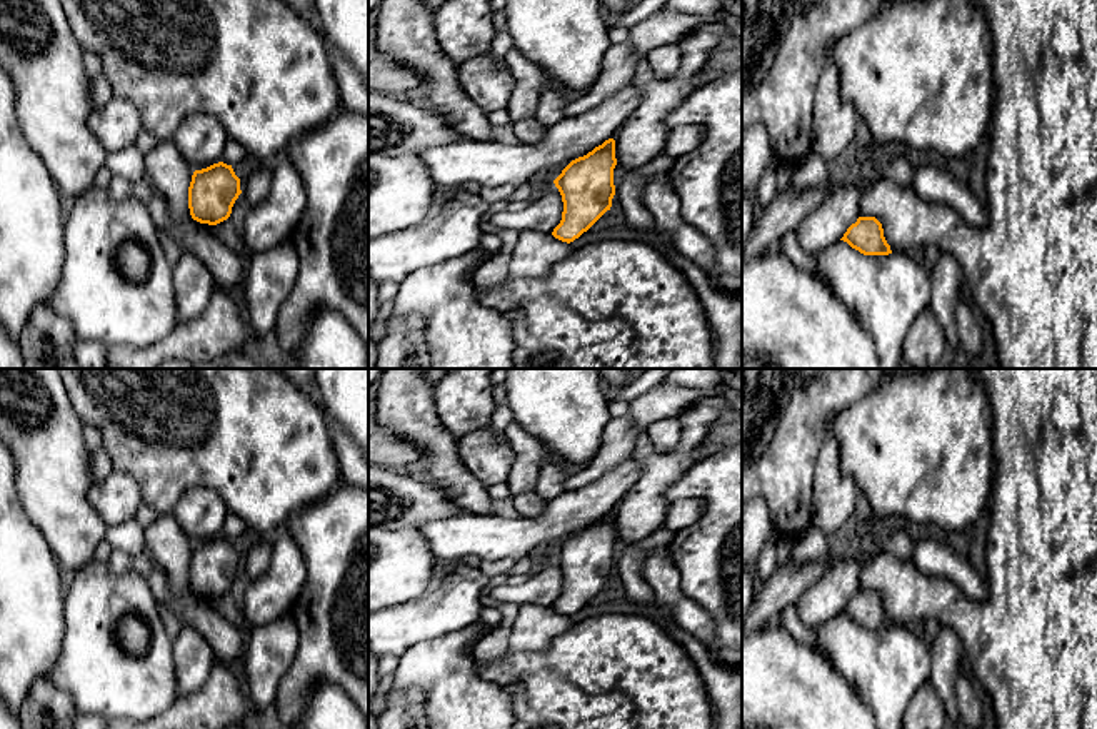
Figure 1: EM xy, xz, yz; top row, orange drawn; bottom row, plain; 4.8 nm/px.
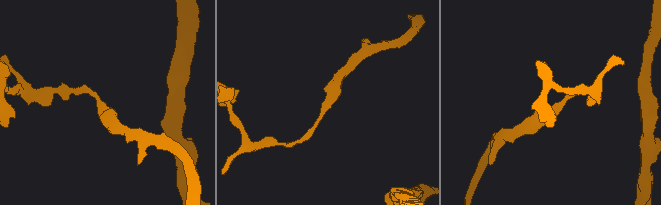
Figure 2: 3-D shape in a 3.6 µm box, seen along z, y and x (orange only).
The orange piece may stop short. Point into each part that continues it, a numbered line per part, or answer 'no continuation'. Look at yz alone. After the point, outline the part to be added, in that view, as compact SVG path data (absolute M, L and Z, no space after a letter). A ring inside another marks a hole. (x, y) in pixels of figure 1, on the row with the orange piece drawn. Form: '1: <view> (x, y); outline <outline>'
no continuation

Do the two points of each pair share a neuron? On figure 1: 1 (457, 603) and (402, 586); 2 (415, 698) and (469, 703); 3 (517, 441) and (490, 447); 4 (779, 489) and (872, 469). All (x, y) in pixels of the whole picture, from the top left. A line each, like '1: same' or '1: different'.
1: different
2: different
3: different
4: different

